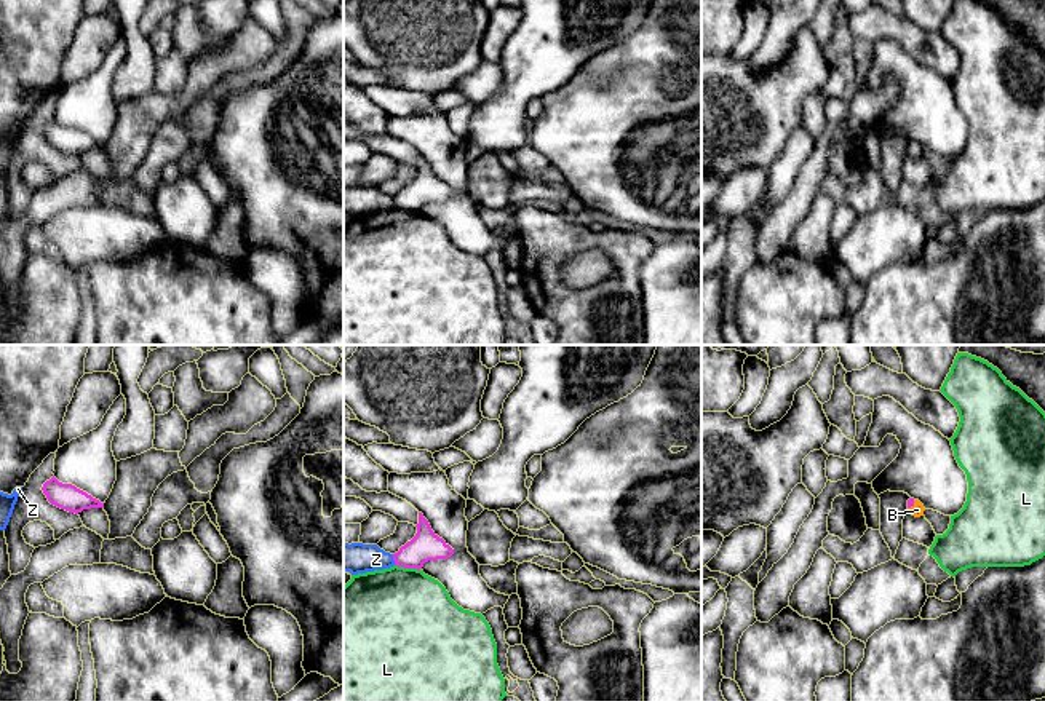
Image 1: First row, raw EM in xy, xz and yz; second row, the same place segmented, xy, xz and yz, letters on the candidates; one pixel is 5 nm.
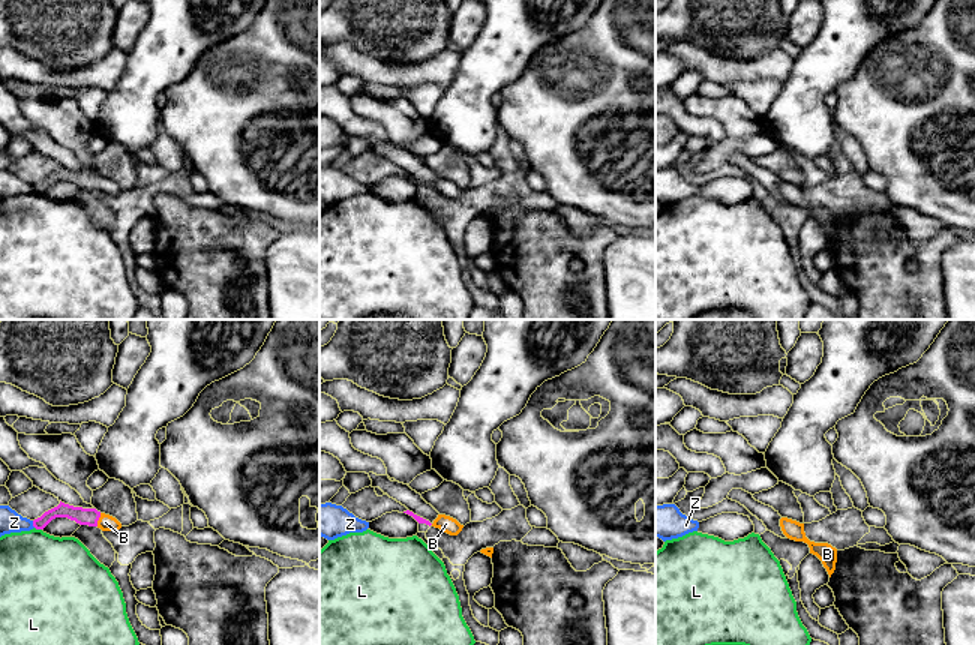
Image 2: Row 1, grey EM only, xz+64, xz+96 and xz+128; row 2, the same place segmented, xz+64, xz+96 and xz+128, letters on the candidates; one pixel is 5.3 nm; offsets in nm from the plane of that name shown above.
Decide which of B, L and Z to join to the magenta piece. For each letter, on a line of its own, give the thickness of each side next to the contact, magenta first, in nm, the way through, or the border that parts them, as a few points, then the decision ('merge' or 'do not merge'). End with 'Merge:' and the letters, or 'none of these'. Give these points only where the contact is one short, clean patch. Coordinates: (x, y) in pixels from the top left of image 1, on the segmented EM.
B: 30/70 nm | across yz (911, 500), (911, 505), (917, 510) | merge
L: 150/480 nm | along xz (395, 564), (419, 570) | do not merge
Z: 150/160 nm | along xz (392, 554), (395, 564) | do not merge
Merge: B

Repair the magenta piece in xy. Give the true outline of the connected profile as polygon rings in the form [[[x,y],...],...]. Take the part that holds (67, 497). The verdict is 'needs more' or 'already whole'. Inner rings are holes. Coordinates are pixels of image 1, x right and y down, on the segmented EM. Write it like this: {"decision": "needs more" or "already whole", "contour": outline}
{"decision": "already whole", "contour": [[[54,476],[42,487],[48,501],[69,513],[81,513],[83,509],[104,508],[104,503],[93,498],[86,492],[77,489],[72,484],[62,484]]]}

